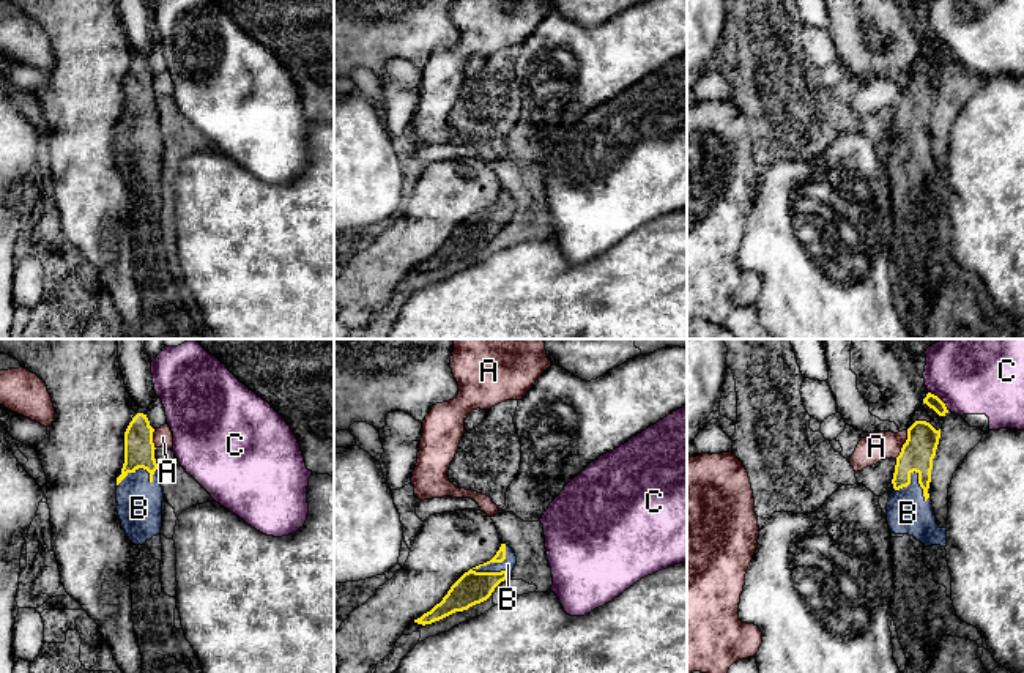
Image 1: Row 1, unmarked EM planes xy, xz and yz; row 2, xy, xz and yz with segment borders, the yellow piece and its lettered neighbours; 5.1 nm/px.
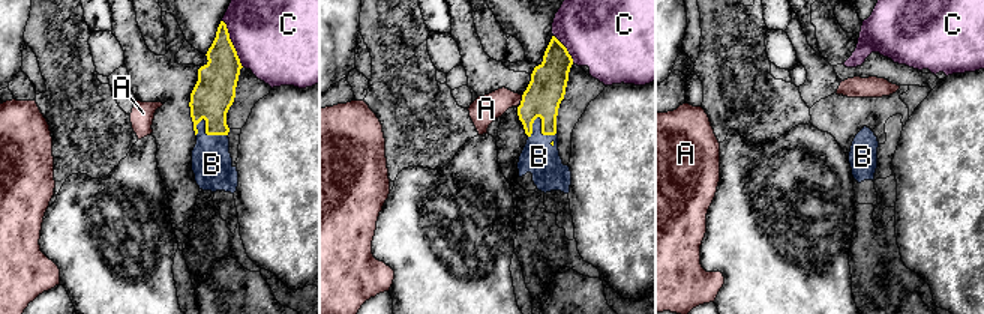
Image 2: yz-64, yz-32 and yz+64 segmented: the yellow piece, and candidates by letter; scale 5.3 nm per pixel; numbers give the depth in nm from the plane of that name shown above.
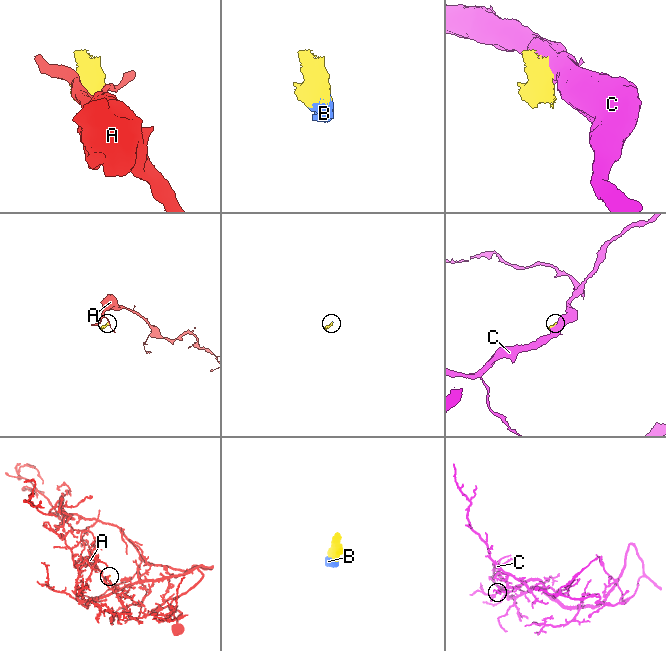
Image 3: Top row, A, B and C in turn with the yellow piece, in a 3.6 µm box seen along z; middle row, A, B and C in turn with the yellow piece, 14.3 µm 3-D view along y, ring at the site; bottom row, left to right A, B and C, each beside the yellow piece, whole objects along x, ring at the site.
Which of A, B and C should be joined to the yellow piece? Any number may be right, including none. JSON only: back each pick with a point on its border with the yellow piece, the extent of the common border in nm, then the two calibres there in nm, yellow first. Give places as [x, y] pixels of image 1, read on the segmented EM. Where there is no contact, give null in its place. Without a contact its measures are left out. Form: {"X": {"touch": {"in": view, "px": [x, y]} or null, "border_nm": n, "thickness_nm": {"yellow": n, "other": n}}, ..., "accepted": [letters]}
{"B": {"touch": {"in": "xz", "px": [493, 561]}, "border_nm": 220, "thickness_nm": {"yellow": 170, "other": 70}}, "accepted": ["B"]}

